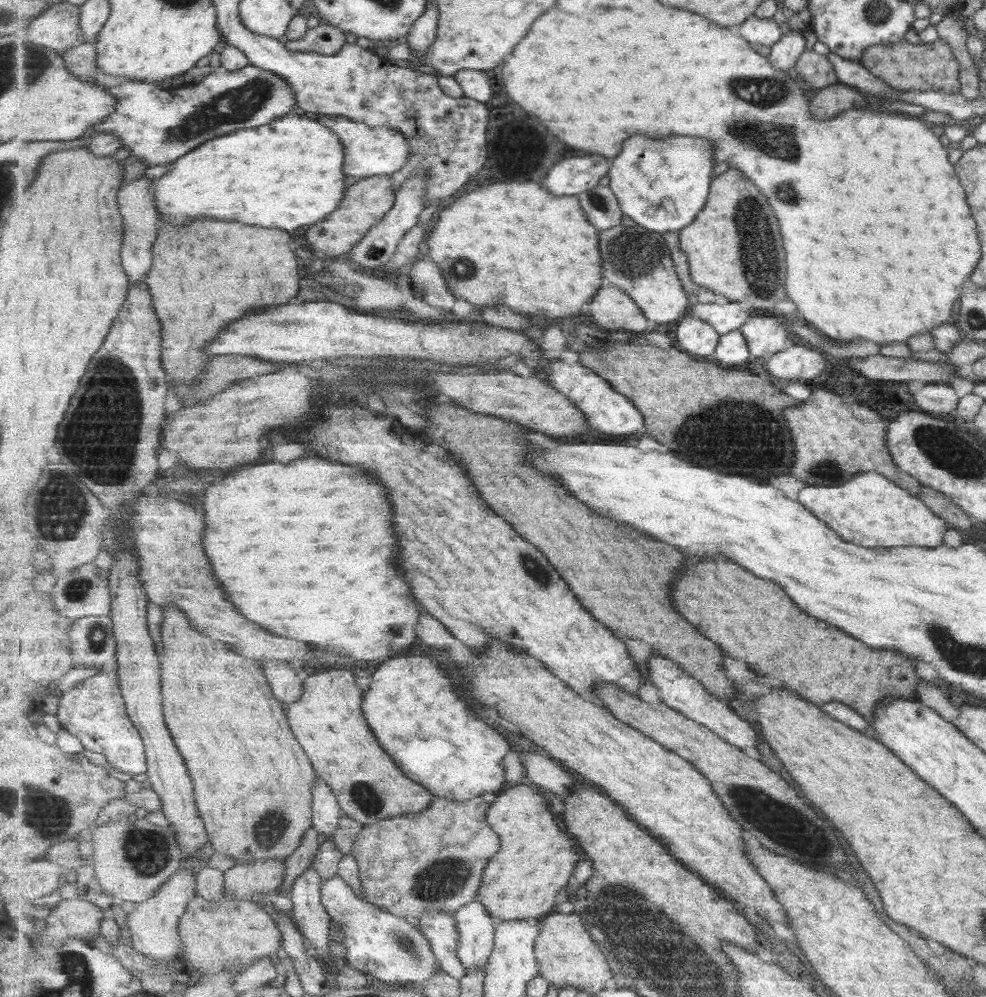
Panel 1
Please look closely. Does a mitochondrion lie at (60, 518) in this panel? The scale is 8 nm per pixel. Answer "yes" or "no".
yes

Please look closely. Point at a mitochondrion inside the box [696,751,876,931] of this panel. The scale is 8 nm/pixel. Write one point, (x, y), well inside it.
(782, 823)

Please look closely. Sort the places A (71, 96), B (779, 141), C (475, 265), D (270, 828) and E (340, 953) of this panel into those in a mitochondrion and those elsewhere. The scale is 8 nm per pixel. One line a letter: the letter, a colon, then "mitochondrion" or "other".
A: other
B: mitochondrion
C: mitochondrion
D: mitochondrion
E: other

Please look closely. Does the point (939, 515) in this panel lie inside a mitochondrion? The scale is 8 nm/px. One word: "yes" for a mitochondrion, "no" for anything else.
no

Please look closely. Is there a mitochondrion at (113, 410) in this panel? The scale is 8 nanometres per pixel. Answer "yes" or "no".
yes

